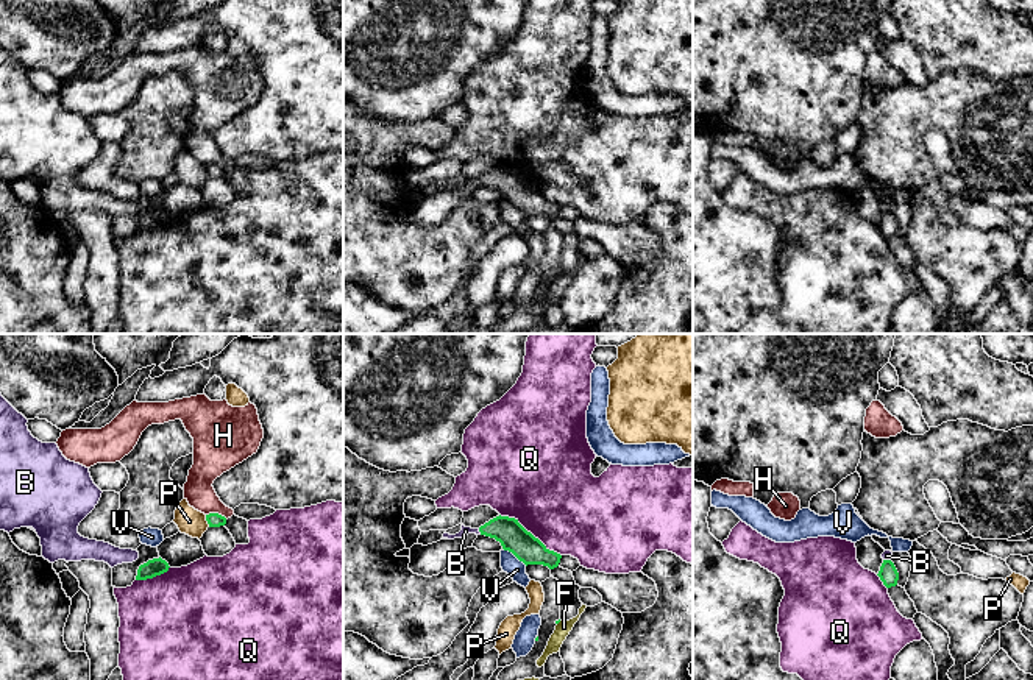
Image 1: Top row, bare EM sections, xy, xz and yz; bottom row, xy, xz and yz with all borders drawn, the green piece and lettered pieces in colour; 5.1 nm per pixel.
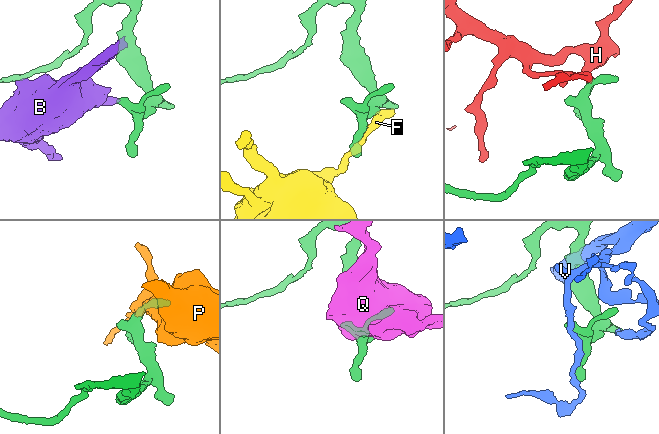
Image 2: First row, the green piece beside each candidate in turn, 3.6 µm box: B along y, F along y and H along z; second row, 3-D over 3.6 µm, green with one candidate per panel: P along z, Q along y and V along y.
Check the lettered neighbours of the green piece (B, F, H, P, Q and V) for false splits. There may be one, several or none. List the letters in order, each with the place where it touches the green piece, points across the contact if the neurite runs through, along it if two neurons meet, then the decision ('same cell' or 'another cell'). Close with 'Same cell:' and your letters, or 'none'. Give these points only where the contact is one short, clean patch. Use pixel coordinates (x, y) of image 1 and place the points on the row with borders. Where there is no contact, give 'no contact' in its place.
B: contact xz (479, 531); border xz (478, 529), (481, 534); another cell
F: no contact; another cell
H: contact xy (217, 513); border xy (206, 513), (220, 513), (227, 518); another cell
P: contact xy (206, 520); another cell
Q: contact xz (529, 532); another cell
V: contact xz (515, 556); another cell
Same cell: none

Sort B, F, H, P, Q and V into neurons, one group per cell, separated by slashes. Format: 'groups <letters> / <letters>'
groups B / F / H / P / Q / V

